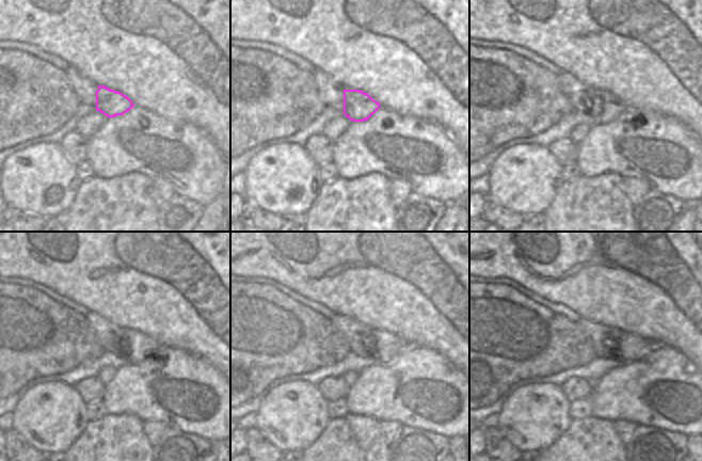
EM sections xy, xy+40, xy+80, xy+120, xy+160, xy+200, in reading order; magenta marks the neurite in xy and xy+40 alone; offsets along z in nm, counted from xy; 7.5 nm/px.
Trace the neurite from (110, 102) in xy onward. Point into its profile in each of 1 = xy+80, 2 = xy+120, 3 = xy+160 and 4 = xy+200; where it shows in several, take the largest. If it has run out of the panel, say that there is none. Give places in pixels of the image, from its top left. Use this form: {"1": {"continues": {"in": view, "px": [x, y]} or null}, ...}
{"1": {"continues": {"in": "xy+80", "px": [604, 109]}}, "2": {"continues": {"in": "xy+120", "px": [134, 349]}}, "3": {"continues": {"in": "xy+160", "px": [399, 346]}}, "4": {"continues": {"in": "xy+200", "px": [634, 348]}}}

